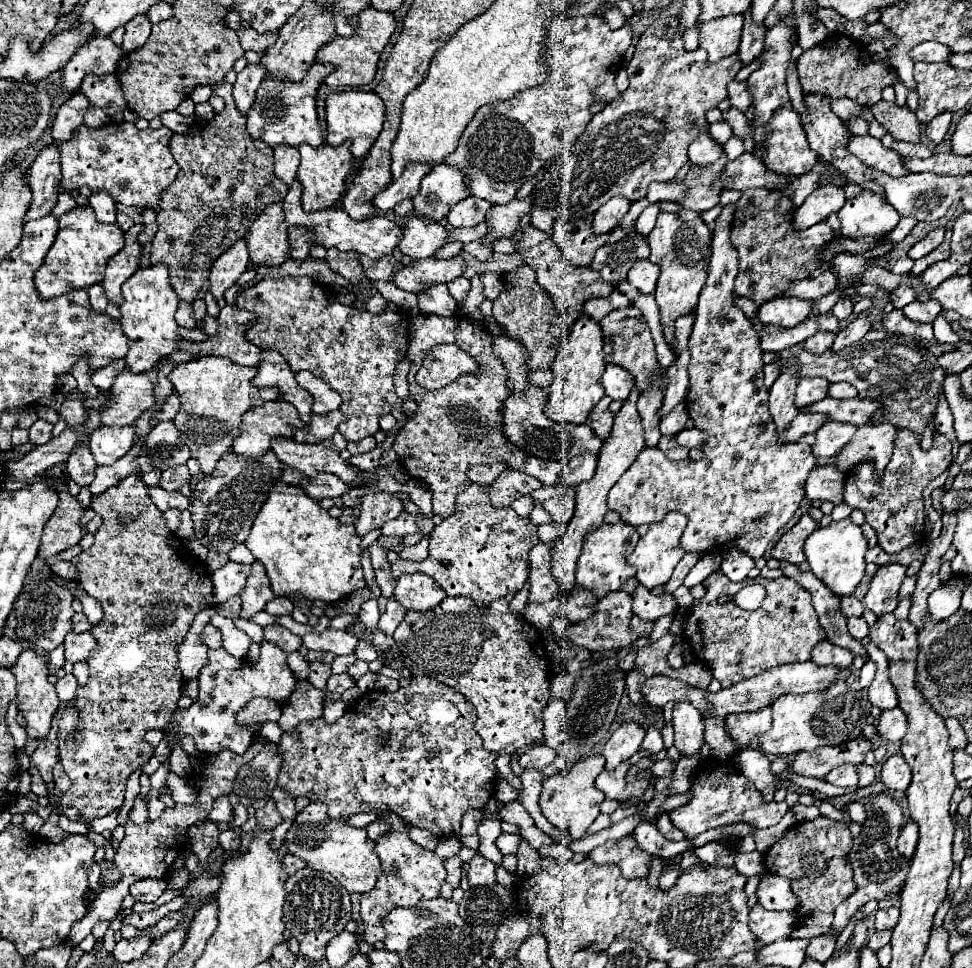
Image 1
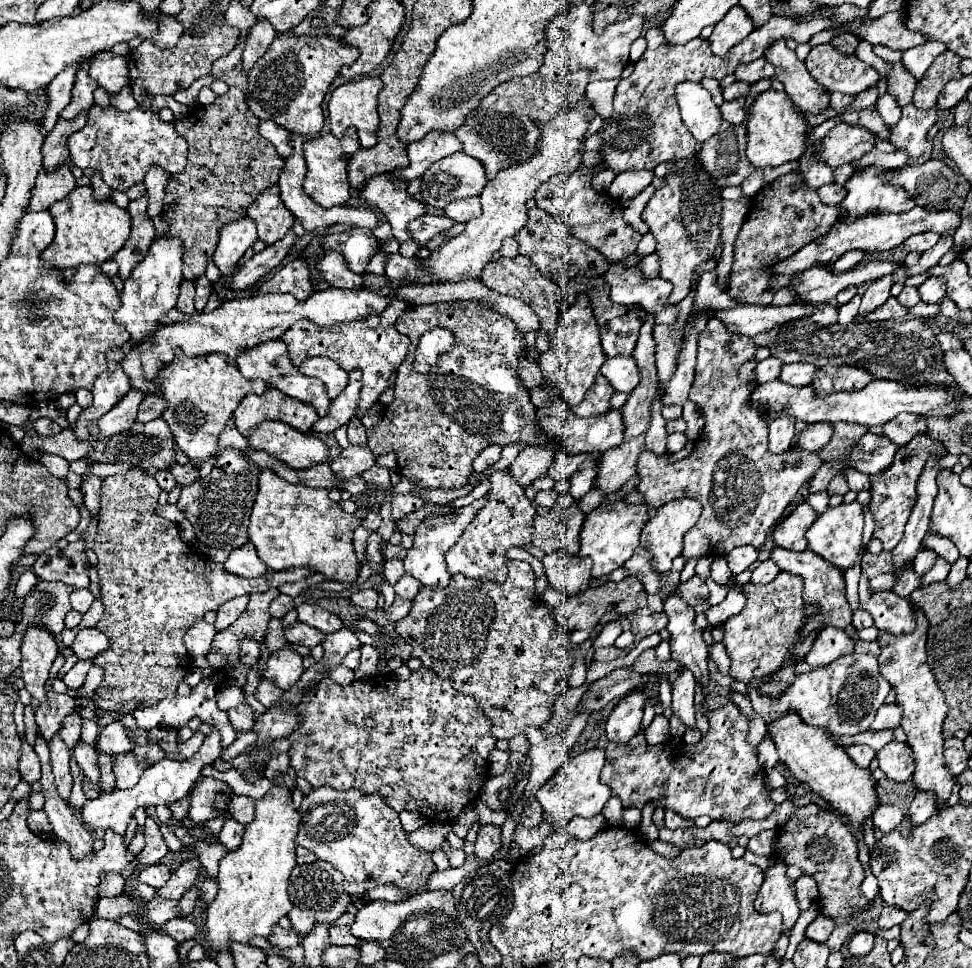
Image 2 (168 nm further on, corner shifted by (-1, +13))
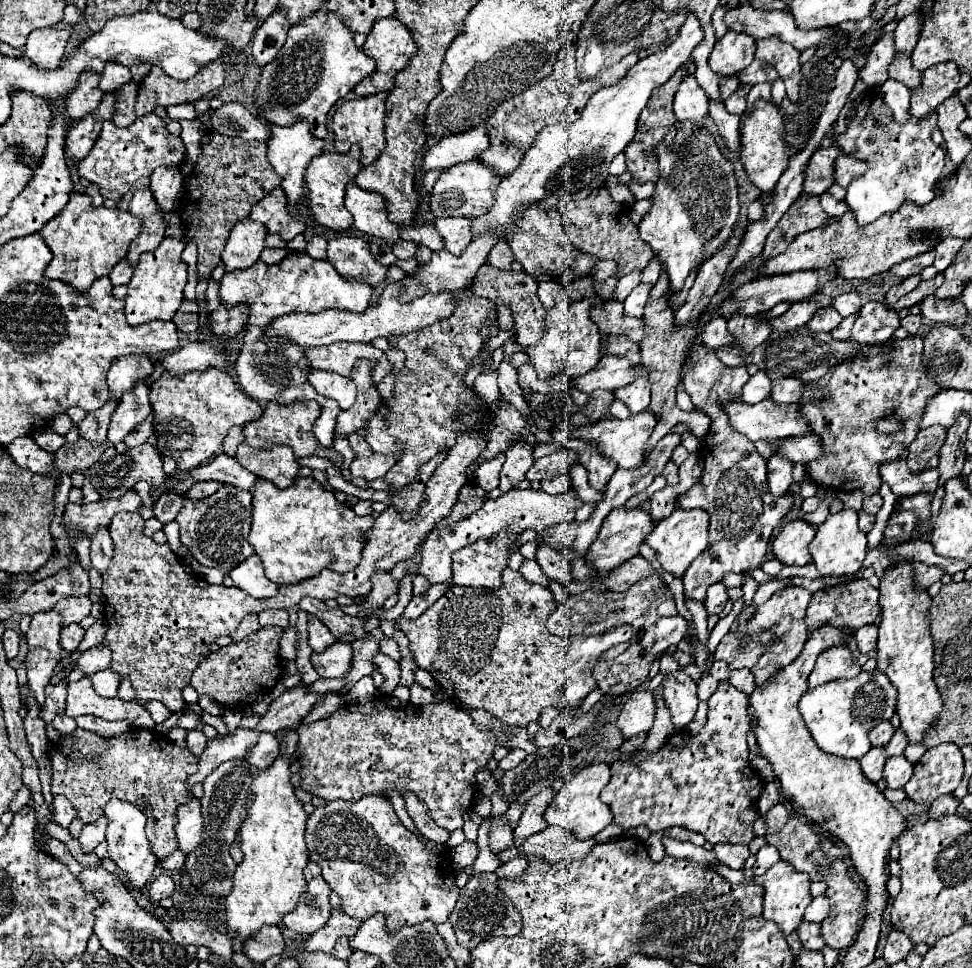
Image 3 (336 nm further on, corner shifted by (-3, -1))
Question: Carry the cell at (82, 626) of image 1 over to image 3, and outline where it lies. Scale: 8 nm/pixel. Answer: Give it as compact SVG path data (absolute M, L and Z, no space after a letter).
M70 624L70 626L64 626L62 632L60 632L60 646L66 650L66 652L74 652L78 648L78 644L82 642L84 638L84 630L80 624Z

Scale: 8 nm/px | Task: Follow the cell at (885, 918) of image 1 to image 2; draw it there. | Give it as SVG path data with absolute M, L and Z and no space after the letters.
M884 906L882 908L882 914L878 918L878 926L880 928L892 928L892 926L898 926L902 924L902 920L906 918L906 910L902 908L896 908L896 906Z

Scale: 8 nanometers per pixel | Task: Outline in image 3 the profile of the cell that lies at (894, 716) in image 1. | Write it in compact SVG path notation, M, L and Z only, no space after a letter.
M884 720L870 730L870 742L872 742L872 746L886 746L890 742L892 734L894 734L894 726L888 720Z

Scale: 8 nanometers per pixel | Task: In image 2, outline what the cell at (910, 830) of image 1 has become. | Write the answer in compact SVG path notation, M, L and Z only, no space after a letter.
M918 792L910 804L908 820L912 822L912 826L916 826L924 824L932 814L934 814L934 796L930 796L930 792Z

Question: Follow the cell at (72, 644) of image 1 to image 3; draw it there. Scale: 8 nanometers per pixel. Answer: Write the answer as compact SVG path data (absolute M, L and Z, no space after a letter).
M94 646L80 654L76 666L84 670L88 676L94 672L100 672L104 668L110 668L110 650L106 646Z

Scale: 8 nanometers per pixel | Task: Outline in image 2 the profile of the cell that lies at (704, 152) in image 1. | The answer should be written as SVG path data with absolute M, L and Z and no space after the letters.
M700 82L678 84L676 100L680 106L682 120L698 144L704 144L718 132L722 124L720 110L712 102L710 92Z

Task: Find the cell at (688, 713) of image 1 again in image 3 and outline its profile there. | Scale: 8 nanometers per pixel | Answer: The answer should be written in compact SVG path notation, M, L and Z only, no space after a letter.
M676 670L676 672L664 674L662 688L664 688L664 700L672 714L674 726L686 728L694 720L694 714L698 708L696 682L684 670Z

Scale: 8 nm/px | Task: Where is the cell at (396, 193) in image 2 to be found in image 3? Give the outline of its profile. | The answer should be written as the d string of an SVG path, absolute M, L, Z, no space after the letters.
M348 182L344 206L354 216L354 226L360 232L382 238L388 244L398 240L398 226L386 220L388 216L386 216L386 206L382 196L360 190L354 182Z

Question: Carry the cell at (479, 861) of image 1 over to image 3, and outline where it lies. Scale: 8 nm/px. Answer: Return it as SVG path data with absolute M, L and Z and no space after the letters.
M504 814L492 818L492 824L490 824L490 850L496 854L496 852L502 852L508 846L512 846L512 832L514 832L514 828L504 820Z

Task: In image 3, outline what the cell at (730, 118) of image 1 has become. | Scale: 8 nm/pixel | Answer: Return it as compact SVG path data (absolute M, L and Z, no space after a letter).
M740 84L738 90L724 102L726 104L726 110L732 112L732 114L744 114L746 110L746 96L748 96L748 86L746 84Z

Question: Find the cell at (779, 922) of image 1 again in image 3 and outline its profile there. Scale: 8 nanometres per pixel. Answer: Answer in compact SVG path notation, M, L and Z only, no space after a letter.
M780 860L766 874L758 876L756 882L760 886L764 886L764 890L766 890L764 892L764 918L776 922L782 932L796 930L802 922L806 906L812 902L812 896L810 896L810 882L812 880L810 880L810 876L804 874L804 872L794 870L792 864Z

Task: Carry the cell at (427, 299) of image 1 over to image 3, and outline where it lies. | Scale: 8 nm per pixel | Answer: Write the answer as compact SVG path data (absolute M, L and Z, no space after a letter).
M332 238L328 242L328 256L326 260L336 268L338 274L350 280L358 280L370 286L384 282L388 268L374 260L366 242L362 238Z

